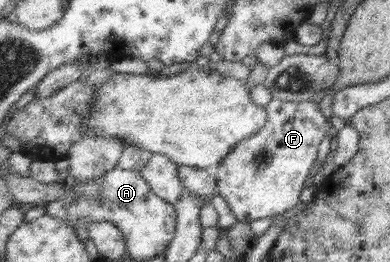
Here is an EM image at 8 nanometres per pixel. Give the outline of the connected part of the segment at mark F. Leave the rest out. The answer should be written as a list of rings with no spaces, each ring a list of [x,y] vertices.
[[[272,99],[266,109],[268,123],[257,134],[236,144],[214,169],[218,194],[229,203],[237,221],[247,224],[295,208],[302,201],[302,190],[317,160],[321,140],[327,134],[338,134],[312,101]]]

